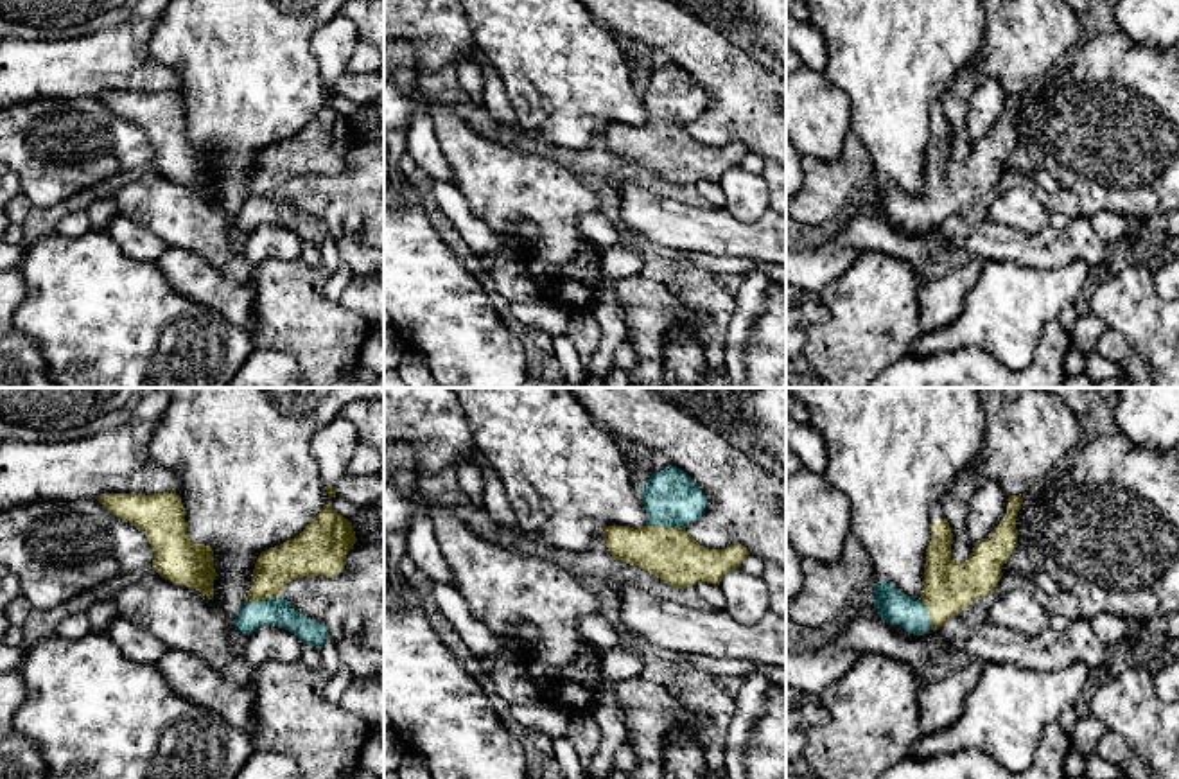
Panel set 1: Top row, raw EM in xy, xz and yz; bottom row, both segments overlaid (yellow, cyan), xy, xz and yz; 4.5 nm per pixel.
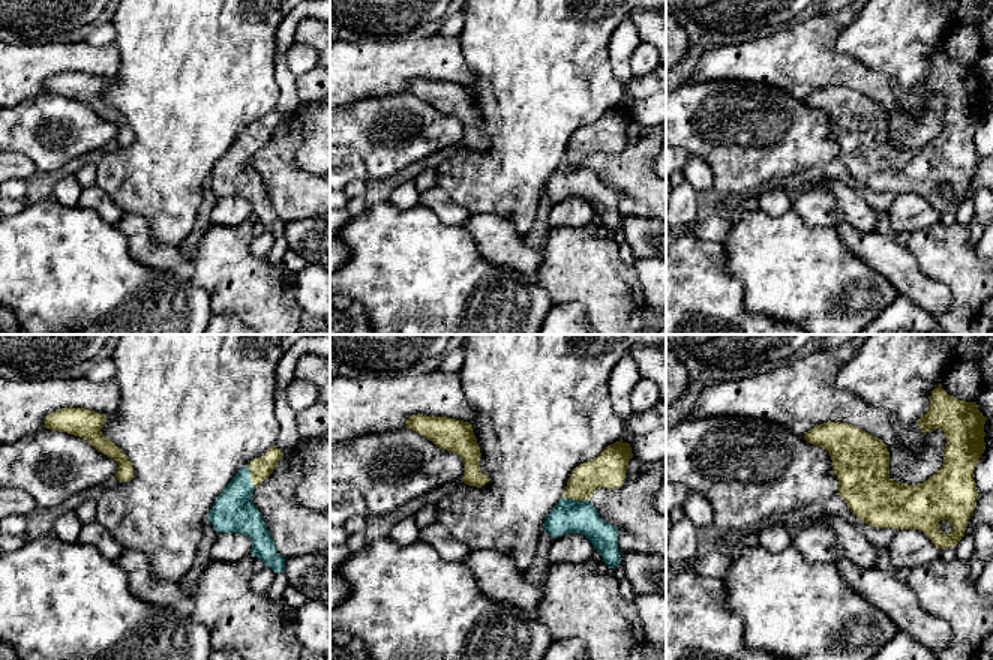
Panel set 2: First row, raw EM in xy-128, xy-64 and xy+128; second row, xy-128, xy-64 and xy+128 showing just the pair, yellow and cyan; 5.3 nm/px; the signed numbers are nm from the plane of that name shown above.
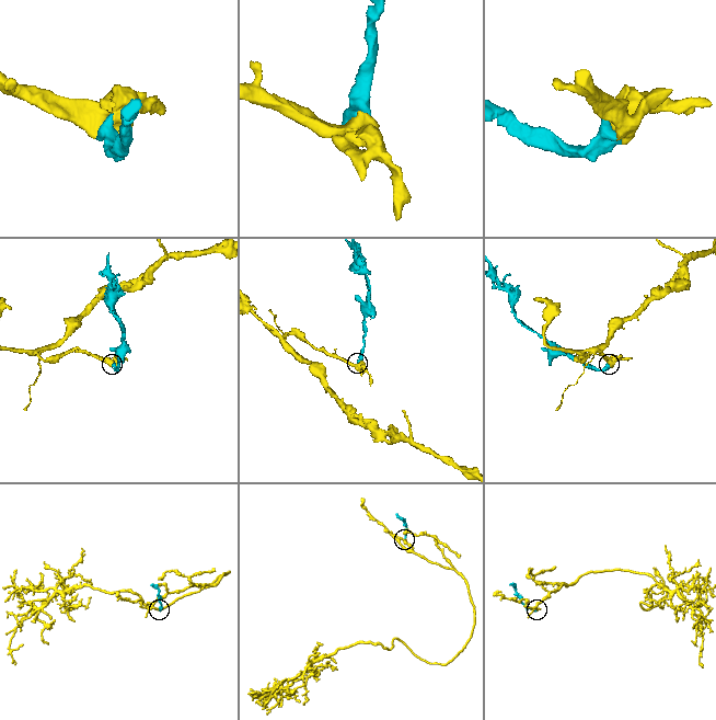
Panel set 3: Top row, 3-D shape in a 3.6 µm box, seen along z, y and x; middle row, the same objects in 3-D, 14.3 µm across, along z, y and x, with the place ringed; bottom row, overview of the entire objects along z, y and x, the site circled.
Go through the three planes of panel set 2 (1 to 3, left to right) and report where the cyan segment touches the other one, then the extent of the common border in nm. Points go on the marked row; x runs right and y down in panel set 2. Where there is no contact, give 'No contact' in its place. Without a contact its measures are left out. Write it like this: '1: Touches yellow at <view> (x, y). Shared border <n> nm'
1: Touches yellow at xy-128 (251, 476). Shared border 130 nm
2: Touches yellow at xy-64 (576, 500). Shared border 150 nm
3: No contact

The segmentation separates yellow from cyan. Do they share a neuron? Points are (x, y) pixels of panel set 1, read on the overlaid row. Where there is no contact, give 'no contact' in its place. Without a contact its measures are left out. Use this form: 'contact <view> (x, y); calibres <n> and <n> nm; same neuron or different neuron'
contact xz (666, 528); calibres 240 and 260 nm; same neuron

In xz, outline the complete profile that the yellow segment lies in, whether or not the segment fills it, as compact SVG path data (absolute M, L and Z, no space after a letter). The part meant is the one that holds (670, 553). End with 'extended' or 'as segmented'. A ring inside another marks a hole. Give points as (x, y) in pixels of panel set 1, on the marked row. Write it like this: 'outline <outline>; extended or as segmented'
outline M669 465L653 472L641 495L646 510L642 528L614 524L603 530L614 558L639 565L671 587L686 589L702 582L720 585L750 555L741 544L703 547L686 531L705 513L707 497L684 470Z; extended

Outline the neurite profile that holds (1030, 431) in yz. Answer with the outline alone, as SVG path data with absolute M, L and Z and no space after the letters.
M976 388L987 413L987 436L974 461L962 470L942 495L953 533L951 560L965 562L973 553L967 510L974 492L994 479L1005 495L1025 495L1037 481L1059 470L1077 451L1079 415L1052 388Z

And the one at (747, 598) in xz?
M738 567L721 578L720 587L725 612L741 625L755 625L770 610L770 591L763 576L752 576Z

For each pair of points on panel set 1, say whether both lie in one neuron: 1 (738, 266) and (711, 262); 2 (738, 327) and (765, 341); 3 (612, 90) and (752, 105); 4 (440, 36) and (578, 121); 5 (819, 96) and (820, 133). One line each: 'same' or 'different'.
1: same
2: different
3: different
4: different
5: same

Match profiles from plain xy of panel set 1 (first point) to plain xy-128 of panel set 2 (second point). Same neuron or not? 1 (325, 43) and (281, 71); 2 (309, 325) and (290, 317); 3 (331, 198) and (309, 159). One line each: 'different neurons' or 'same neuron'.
1: same neuron
2: same neuron
3: different neurons

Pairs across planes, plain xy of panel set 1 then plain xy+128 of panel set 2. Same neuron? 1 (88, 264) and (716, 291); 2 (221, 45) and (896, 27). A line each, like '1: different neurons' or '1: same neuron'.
1: different neurons
2: same neuron

